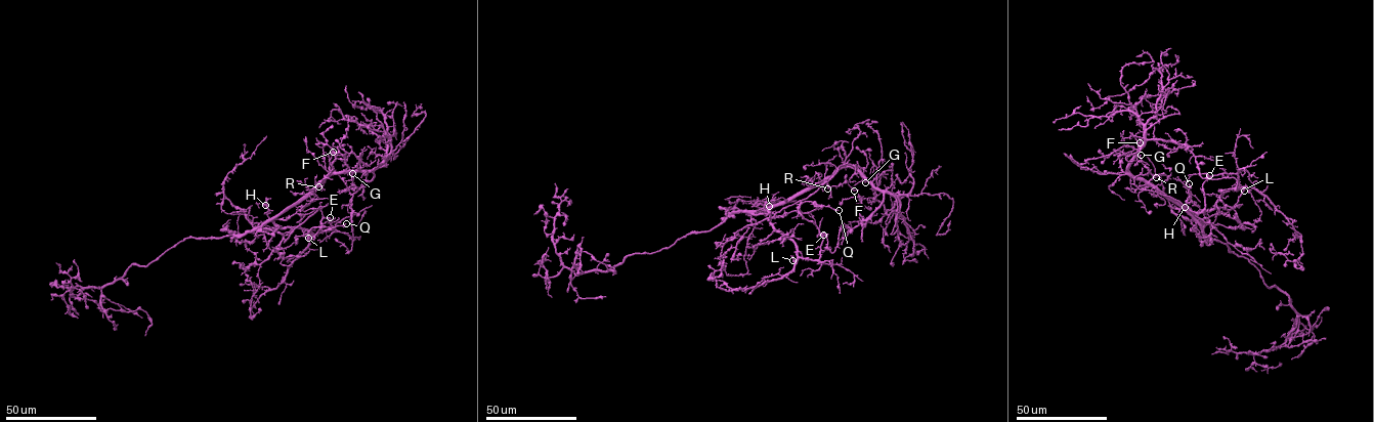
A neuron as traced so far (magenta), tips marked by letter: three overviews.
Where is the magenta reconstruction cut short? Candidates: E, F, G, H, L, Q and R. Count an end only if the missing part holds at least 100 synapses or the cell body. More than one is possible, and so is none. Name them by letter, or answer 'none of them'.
none of them

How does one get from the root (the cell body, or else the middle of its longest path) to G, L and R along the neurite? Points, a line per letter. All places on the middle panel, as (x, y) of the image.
G: (768, 207), (784, 203), (848, 166), (864, 178), (865, 182)
L: (768, 207), (772, 226), (796, 246), (797, 259), (792, 260)
R: (768, 207), (784, 203), (825, 181), (827, 188)

